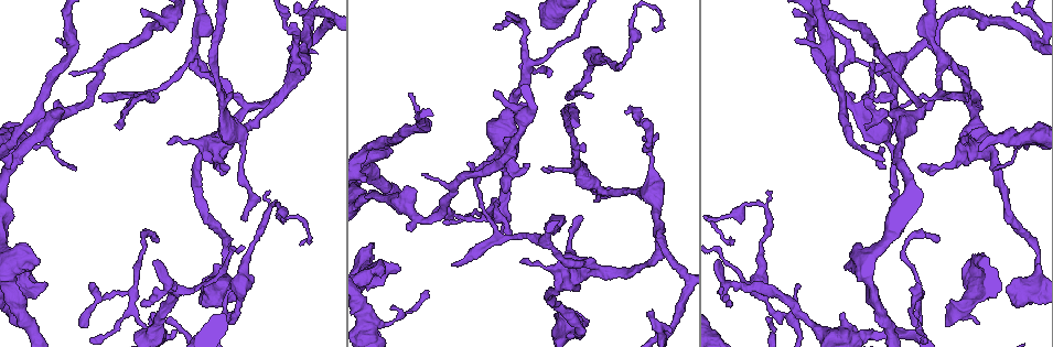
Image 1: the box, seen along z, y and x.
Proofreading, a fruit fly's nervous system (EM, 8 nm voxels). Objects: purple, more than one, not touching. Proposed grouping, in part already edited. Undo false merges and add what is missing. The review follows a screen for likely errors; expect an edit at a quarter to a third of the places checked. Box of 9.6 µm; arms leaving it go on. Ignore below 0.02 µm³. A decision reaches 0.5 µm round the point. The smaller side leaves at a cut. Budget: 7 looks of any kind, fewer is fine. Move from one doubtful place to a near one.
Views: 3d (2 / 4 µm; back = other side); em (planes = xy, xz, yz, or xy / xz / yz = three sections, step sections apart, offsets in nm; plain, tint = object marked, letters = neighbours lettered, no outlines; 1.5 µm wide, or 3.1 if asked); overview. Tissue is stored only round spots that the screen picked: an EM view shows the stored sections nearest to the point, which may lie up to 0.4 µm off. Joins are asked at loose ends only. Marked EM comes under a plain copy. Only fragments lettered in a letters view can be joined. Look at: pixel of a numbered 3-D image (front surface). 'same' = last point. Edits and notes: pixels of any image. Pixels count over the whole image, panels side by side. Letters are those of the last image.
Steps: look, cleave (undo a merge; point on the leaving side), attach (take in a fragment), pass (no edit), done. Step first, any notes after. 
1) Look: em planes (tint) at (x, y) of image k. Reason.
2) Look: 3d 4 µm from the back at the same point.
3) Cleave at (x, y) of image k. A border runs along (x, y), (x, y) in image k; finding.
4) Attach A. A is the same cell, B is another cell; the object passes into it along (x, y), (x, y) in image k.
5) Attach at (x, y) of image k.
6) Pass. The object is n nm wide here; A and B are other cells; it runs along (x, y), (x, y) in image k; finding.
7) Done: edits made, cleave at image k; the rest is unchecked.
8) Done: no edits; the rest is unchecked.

Look: 3d 2 µm from the back at (948, 325) of image 1. An open end.

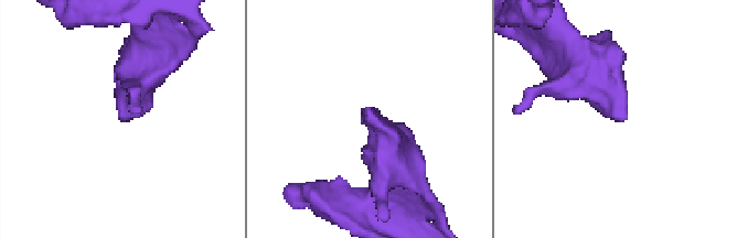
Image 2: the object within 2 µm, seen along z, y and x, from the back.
Look: em planes (letters) at (364, 111) of image 2. Need the tissue.

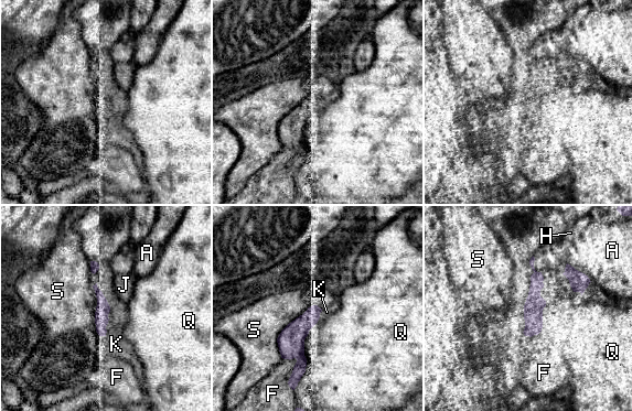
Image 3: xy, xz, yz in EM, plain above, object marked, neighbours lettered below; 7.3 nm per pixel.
Attach K. K is the same cell, A, F, H, J, Q and S are other cells; it goes on there.

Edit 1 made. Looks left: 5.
Look: em planes (letters) at (446, 216) of image 1. Thin end.

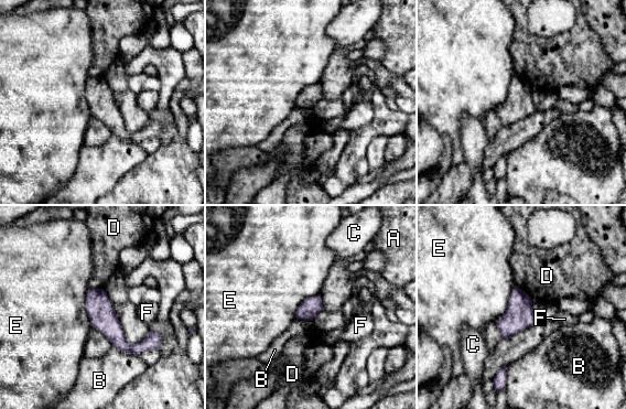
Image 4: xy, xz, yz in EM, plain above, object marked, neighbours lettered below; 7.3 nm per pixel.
Pass. A, B, C, D, E and F are other cells; a border runs along (88, 288), (85, 310), (92, 326) in image 4; no lettered fragment goes on from it.

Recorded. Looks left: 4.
Look: em yz step 8 (tint) at (383, 269) of image 1. An open end.

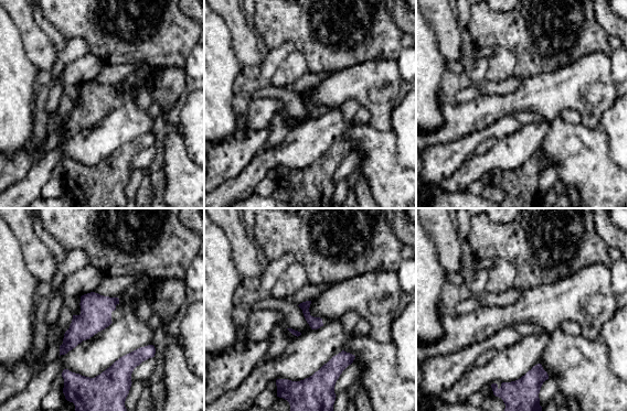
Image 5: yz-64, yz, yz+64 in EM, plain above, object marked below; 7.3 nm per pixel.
Look: em planes (letters) at the same point.

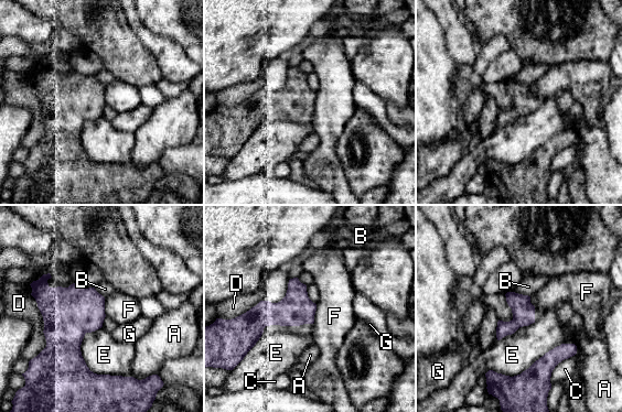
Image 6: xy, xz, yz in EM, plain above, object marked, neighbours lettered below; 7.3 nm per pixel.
Pass. The object is 160 nm wide here; the longest contact is with E, 480 nm; A, B, C, D, E, F and G are other cells; none of them fits.

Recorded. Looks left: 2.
Done: edits made, attach at image 3; the rest is unchecked.

